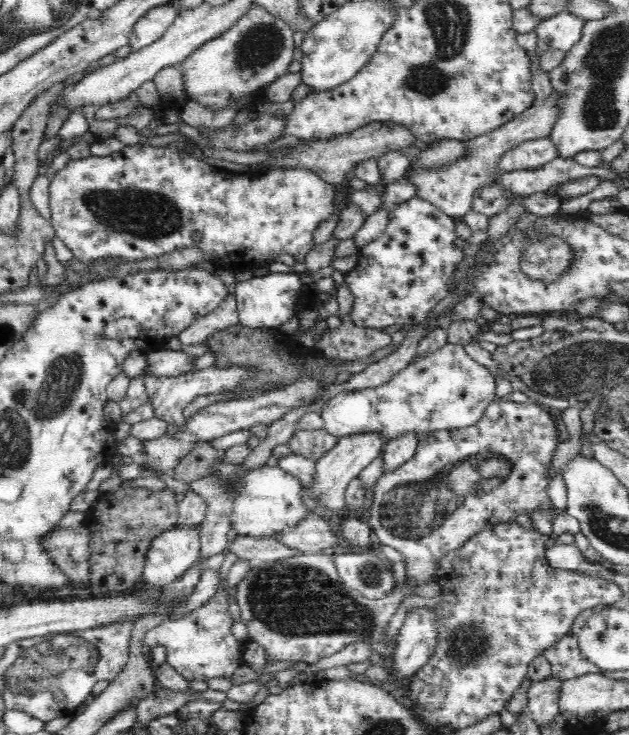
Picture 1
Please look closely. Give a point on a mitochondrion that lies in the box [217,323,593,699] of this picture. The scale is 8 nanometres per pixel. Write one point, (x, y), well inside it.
(291, 599)

